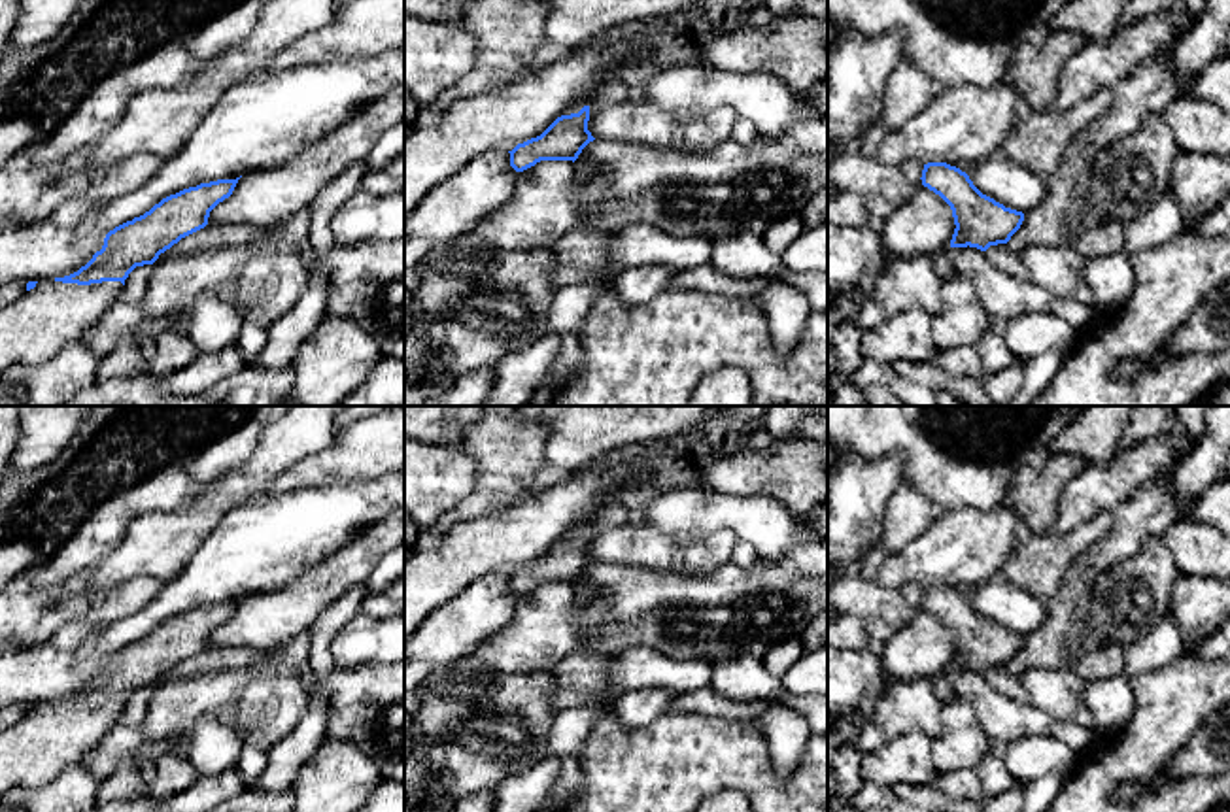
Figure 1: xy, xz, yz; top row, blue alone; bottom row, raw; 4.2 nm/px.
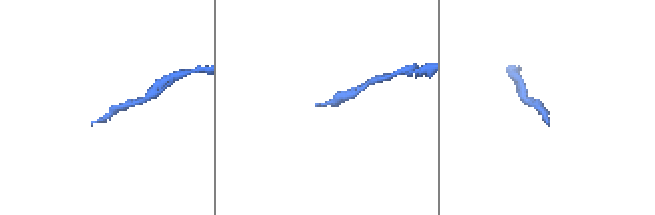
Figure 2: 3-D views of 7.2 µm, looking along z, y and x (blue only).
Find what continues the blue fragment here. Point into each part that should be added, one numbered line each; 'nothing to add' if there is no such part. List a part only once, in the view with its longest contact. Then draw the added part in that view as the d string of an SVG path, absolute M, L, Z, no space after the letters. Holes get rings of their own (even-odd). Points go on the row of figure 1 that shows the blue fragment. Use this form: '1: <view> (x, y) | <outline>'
1: xy (36, 325) | M40 279L34 289L0 308L0 374L17 364L49 361L66 344L81 338L110 306L119 302L121 281L91 285Z

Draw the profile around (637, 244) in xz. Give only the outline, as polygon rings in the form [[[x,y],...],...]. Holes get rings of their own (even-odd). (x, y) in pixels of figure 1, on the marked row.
[[[637,223],[612,236],[608,272],[616,278],[622,270],[641,264],[693,268],[707,264],[710,255],[712,247],[705,238],[676,238],[654,225]]]

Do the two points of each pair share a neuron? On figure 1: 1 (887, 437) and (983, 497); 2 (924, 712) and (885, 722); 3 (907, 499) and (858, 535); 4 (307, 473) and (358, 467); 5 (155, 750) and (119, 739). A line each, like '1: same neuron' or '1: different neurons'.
1: same neuron
2: same neuron
3: different neurons
4: same neuron
5: same neuron

